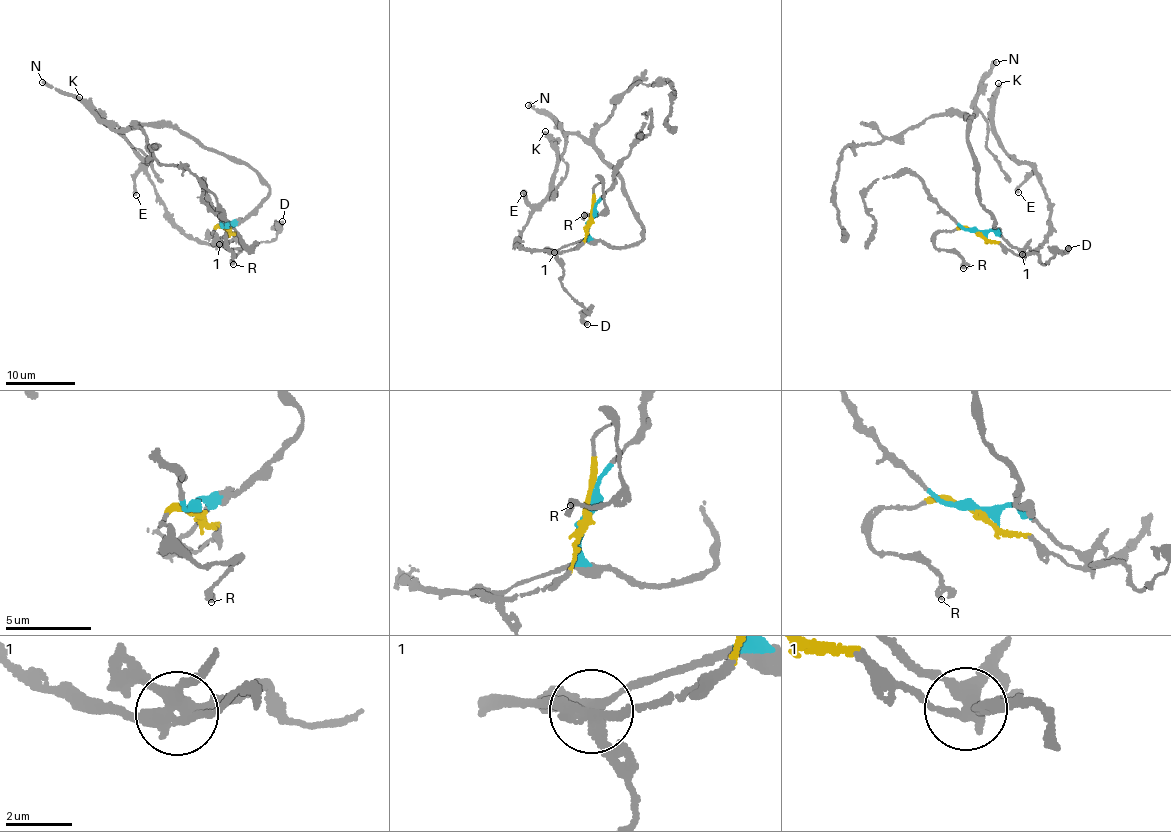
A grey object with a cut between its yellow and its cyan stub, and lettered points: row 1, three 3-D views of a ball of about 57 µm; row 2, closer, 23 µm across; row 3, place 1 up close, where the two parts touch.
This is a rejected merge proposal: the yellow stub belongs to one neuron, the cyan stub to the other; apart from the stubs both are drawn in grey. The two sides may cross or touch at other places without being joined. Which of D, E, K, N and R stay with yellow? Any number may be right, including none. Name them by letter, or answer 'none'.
E, K, R

